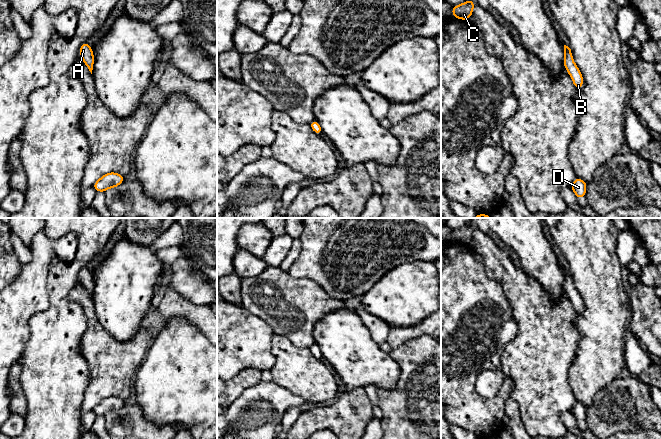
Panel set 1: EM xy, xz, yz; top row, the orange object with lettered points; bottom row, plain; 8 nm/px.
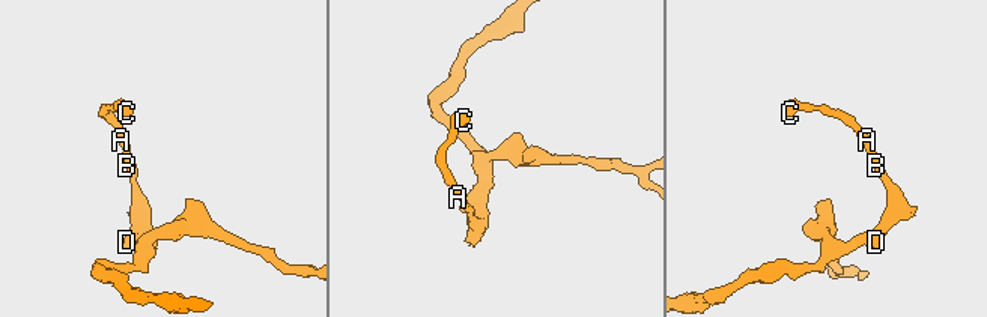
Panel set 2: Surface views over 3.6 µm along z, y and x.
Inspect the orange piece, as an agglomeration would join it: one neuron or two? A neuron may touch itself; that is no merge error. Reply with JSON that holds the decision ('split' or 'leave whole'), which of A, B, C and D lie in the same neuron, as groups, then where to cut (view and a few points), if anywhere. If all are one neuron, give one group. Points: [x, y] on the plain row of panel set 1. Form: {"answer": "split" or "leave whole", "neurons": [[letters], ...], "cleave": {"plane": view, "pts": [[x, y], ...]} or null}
{"answer": "leave whole", "neurons": [["A", "B", "C", "D"]], "cleave": null}

